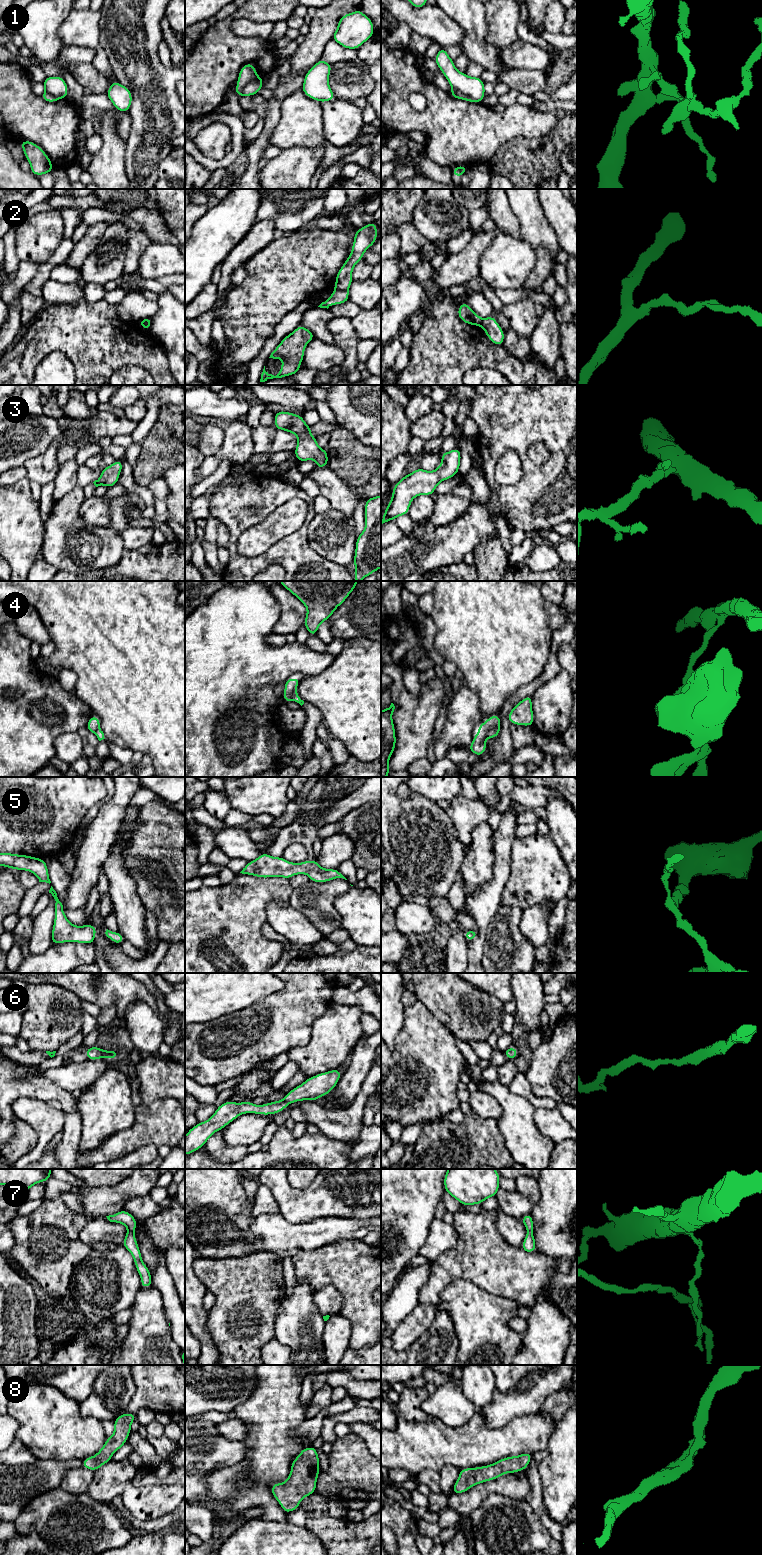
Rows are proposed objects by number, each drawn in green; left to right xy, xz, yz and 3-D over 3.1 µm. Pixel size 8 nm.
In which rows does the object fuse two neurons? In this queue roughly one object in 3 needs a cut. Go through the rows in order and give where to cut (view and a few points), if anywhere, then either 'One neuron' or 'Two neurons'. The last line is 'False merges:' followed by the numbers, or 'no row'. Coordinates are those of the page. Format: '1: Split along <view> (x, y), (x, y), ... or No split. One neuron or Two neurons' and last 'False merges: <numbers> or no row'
1: Split along yz (453, 88), (479, 102). Two neurons
2: Split along xz (335, 289), (347, 291). Two neurons
3: No split. One neuron
4: Split along yz (500, 726), (491, 729), (486, 736). Two neurons
5: No split. One neuron
6: No split. One neuron
7: Split along xy (128, 1230), (133, 1232). Two neurons
8: No split. One neuron
False merges: 1, 2, 4, 7

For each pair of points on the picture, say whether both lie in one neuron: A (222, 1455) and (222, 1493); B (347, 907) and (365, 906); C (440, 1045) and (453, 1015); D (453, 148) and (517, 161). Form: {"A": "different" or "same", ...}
{"A": "different", "B": "same", "C": "different", "D": "different"}

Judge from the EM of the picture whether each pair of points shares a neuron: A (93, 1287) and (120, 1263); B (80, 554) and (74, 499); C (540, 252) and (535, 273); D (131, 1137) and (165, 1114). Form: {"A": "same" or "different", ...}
{"A": "same", "B": "same", "C": "same", "D": "same"}

